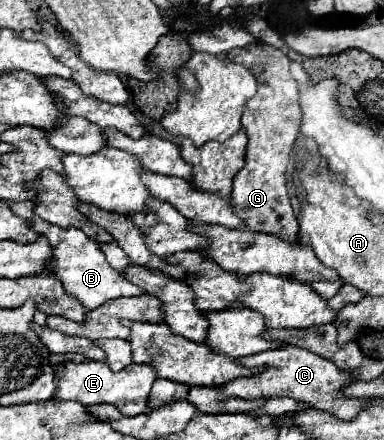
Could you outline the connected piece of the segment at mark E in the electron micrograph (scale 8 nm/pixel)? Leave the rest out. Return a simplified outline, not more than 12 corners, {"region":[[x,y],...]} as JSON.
{"region":[[65,362],[53,402],[113,404],[121,414],[147,410],[155,372],[131,364]]}

